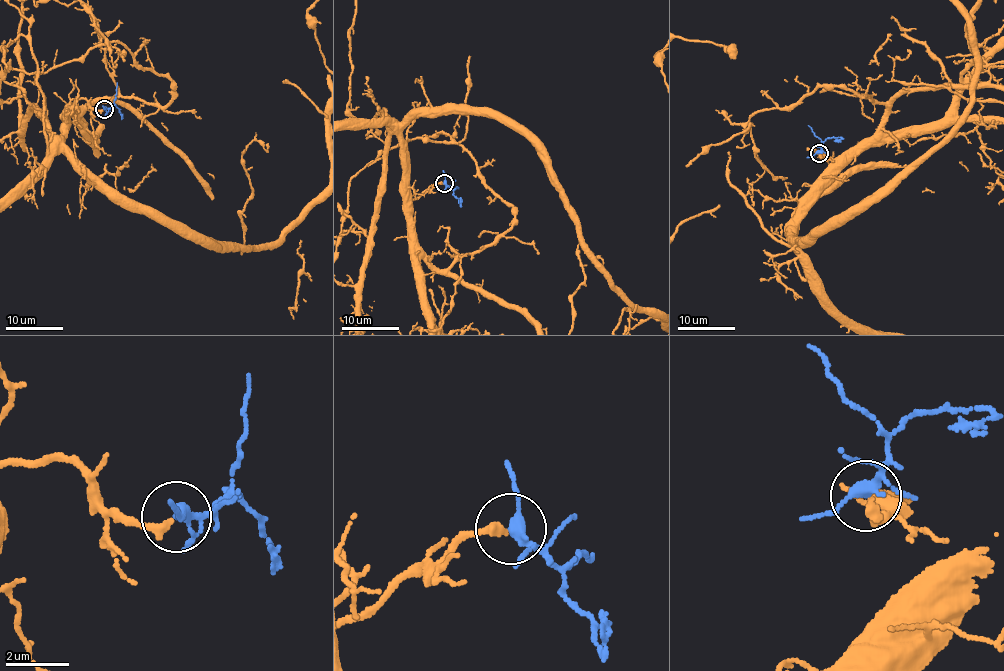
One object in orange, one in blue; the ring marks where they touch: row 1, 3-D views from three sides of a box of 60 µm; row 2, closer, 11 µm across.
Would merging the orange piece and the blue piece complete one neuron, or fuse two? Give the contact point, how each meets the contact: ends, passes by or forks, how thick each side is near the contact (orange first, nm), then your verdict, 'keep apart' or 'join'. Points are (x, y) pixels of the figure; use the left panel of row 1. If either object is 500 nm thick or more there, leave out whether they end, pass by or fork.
(104, 109) | orange ends | blue forks | 280/240 nm | join

